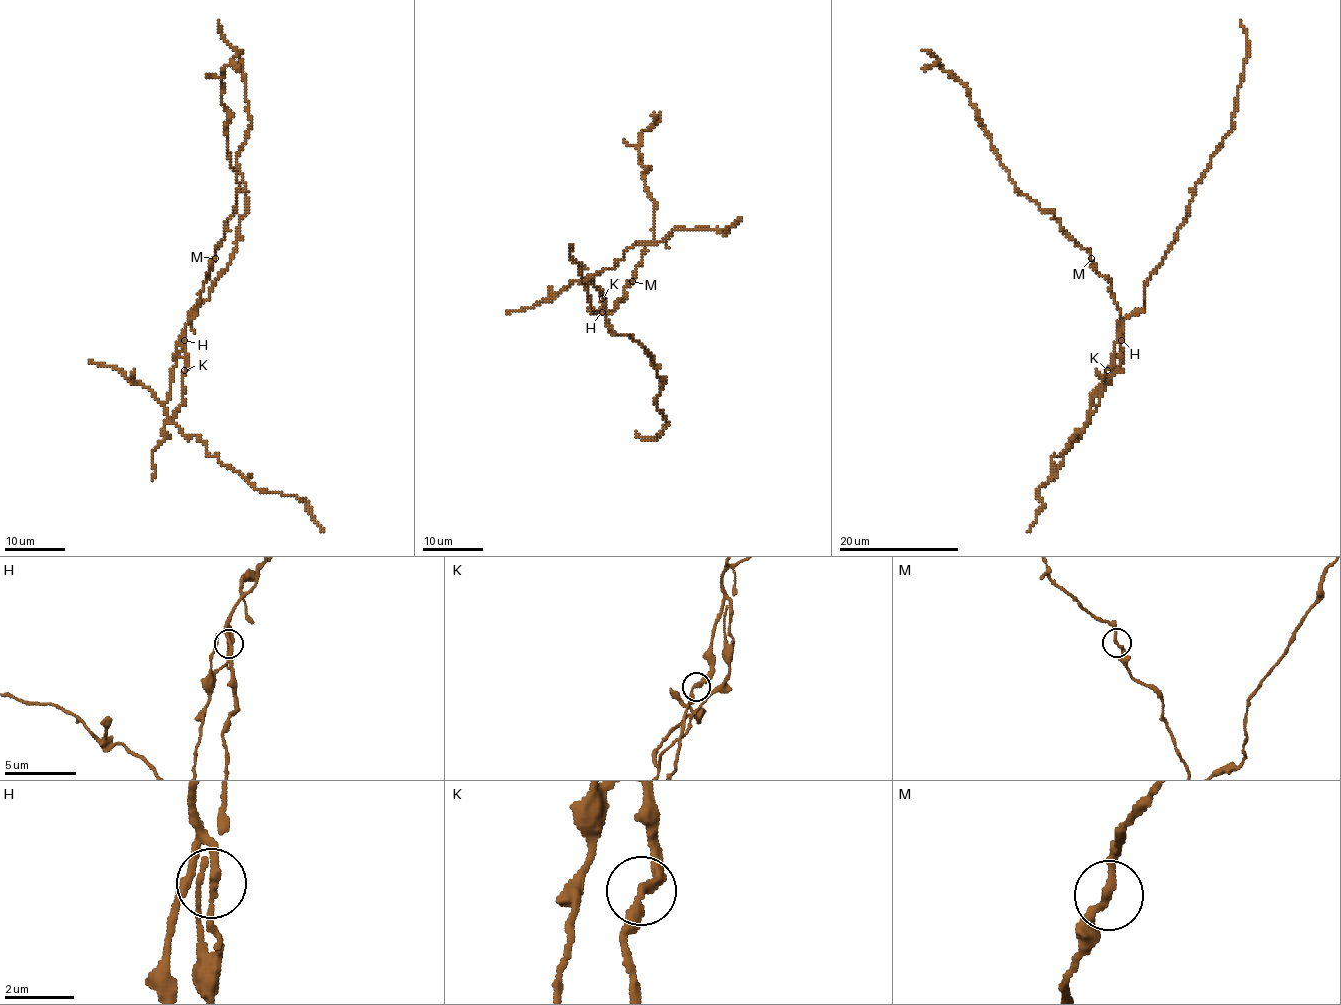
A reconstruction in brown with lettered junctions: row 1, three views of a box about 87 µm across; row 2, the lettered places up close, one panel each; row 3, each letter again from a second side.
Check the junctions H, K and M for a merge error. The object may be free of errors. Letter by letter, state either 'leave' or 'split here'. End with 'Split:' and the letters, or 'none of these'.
H: split here
K: leave
M: leave
Split: H

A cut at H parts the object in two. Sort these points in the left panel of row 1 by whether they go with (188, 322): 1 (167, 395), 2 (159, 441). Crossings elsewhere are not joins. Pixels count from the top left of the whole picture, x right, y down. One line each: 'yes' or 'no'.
1: no
2: yes

